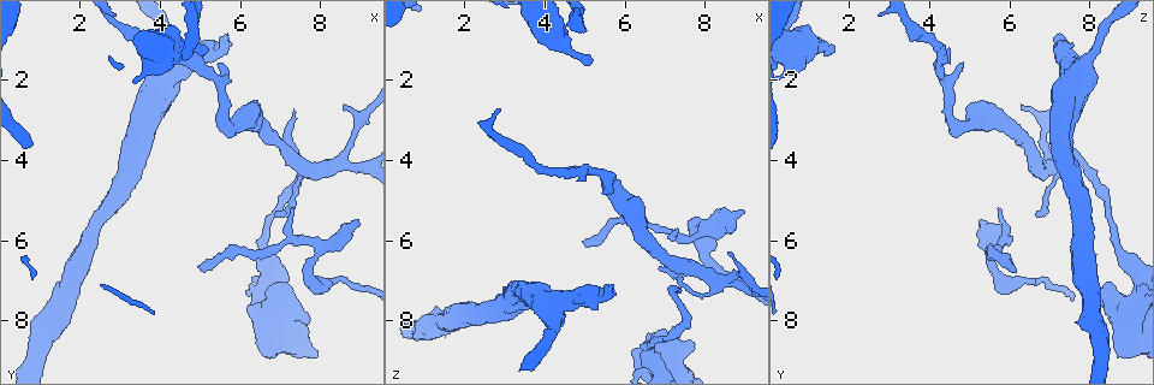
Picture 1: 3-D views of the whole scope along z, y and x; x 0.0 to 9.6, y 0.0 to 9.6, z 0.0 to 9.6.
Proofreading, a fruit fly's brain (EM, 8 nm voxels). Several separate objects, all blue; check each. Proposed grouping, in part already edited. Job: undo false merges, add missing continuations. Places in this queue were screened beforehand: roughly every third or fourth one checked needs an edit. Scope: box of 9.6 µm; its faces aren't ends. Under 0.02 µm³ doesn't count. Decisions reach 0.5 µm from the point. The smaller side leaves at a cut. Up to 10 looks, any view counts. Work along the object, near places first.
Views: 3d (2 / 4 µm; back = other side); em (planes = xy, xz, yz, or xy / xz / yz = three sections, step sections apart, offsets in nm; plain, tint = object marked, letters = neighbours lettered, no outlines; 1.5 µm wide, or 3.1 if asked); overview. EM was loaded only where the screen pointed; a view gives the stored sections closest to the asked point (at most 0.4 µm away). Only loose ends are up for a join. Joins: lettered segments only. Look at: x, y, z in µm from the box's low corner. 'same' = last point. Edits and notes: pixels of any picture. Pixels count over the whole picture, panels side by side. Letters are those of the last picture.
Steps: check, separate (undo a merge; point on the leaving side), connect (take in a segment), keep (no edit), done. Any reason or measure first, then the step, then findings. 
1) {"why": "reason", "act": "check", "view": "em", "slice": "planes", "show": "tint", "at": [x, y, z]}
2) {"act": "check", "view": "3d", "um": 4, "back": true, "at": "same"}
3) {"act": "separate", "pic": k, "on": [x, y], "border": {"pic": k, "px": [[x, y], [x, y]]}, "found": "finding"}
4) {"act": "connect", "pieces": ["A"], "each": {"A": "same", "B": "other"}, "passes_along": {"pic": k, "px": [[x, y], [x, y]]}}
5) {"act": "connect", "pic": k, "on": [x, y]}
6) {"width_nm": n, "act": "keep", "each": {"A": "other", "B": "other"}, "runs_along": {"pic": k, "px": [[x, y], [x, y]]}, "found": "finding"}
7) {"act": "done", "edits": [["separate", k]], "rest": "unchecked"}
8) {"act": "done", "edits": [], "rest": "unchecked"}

{"why": "an open end", "act": "check", "view": "3d", "um": 4, "at": [5.00, 1.30, 1.60]}

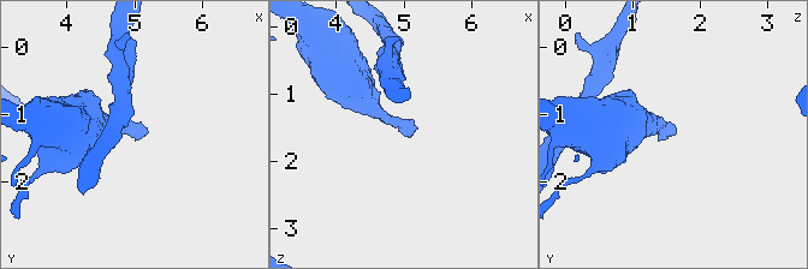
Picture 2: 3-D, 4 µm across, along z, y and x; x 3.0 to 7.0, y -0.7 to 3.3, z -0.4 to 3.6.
{"why": "now the EM", "act": "check", "view": "em", "slice": "xy", "step": 8, "show": "letters", "at": [5.05, 1.30, 1.70]}

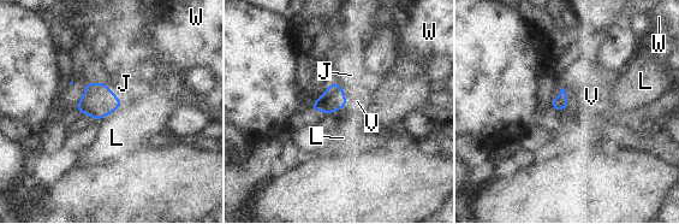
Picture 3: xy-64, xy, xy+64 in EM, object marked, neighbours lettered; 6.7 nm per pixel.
{"why": "cut it another way", "act": "check", "view": "em", "slice": "planes", "show": "letters", "at": "same"}

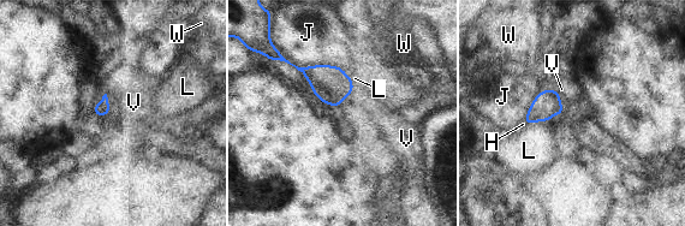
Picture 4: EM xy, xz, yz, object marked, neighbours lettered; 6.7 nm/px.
{"act": "connect", "pieces": ["V"], "each": {"H": "other", "J": "other", "L": "other", "V": "same", "W": "other"}, "passes_along": {"pic": 4, "px": [[547, 103], [560, 100], [561, 89]]}, "found": "it goes on there"}

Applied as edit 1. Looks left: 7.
{"why": "free end", "act": "check", "view": "em", "slice": "yz", "step": 4, "show": "tint", "at": [5.70, 0.90, 7.15]}

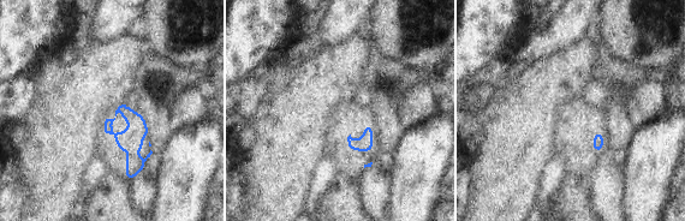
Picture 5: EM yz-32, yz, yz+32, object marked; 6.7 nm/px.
{"act": "check", "view": "em", "slice": "planes", "show": "letters", "at": "same"}

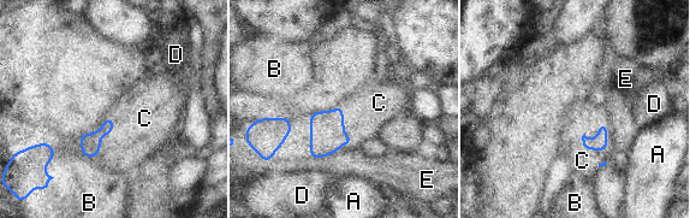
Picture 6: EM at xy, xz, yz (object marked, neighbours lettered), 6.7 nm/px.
{"act": "connect", "pieces": ["C"], "each": {"A": "other", "B": "other", "C": "same", "D": "other", "E": "other"}, "passes_along": {"pic": 6, "px": [[600, 142], [586, 148], [582, 160]]}, "found": "it goes on there"}

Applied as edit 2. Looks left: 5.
{"why": "free end", "act": "check", "view": "3d", "um": 4, "at": [7.30, 2.80, 7.30]}

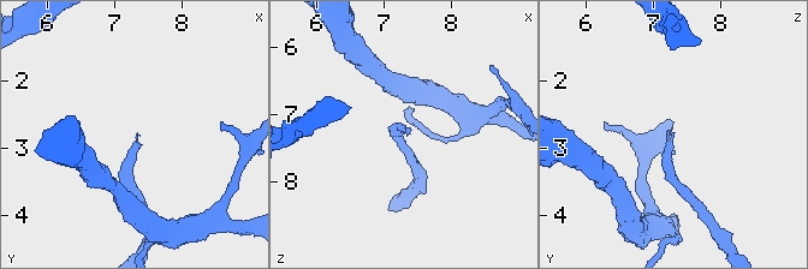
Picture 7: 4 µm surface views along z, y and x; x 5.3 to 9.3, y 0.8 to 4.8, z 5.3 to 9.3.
{"act": "check", "view": "em", "slice": "yz", "step": 8, "show": "letters", "at": [7.35, 2.75, 7.25]}

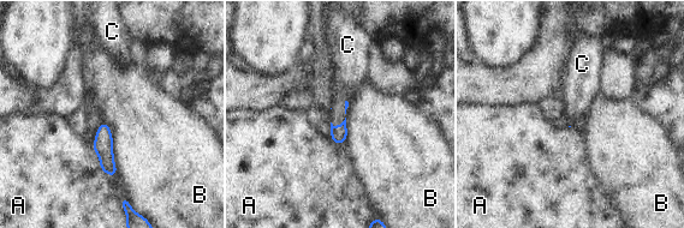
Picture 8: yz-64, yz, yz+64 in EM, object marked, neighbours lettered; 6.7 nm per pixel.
{"why": "another direction", "act": "check", "view": "em", "slice": "planes", "show": "letters", "at": "same"}

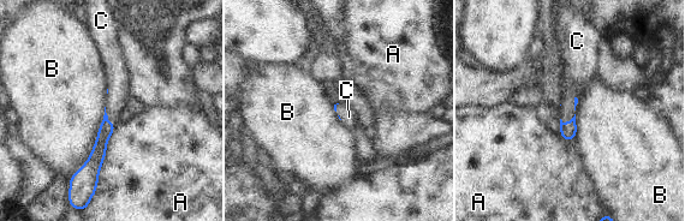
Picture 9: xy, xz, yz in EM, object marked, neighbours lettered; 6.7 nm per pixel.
{"longest_contact_nm": ["B", 460], "act": "connect", "pieces": ["C"], "each": {"A": "other", "B": "other", "C": "same"}, "found": "the neuron continues"}

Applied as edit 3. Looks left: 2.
{"why": "free end", "act": "check", "view": "em", "slice": "xy", "step": 4, "show": "plain", "at": [9.00, 5.45, 5.30]}

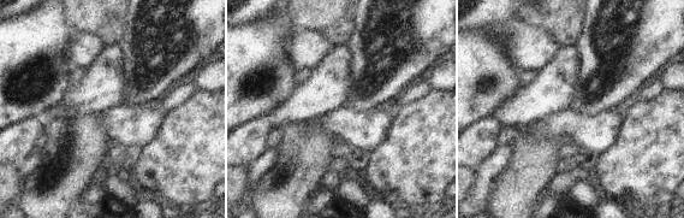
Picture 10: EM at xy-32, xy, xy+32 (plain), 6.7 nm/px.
{"act": "check", "view": "em", "slice": "xy", "step": 4, "show": "letters", "at": "same"}

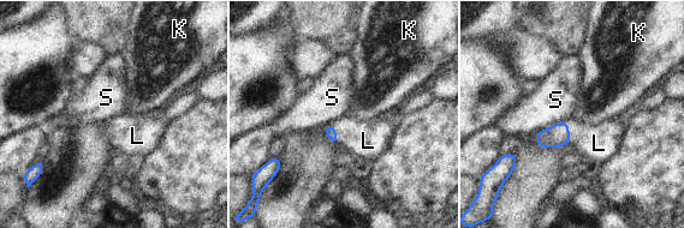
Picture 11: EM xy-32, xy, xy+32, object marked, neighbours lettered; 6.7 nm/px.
{"act": "connect", "pieces": ["L"], "each": {"K": "other", "L": "same", "S": "other"}, "found": "it goes on there"}

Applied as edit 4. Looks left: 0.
{"act": "done", "edits": [["connect", 4], ["connect", 6], ["connect", 9], ["connect", 11]], "rest": "unchecked"}

